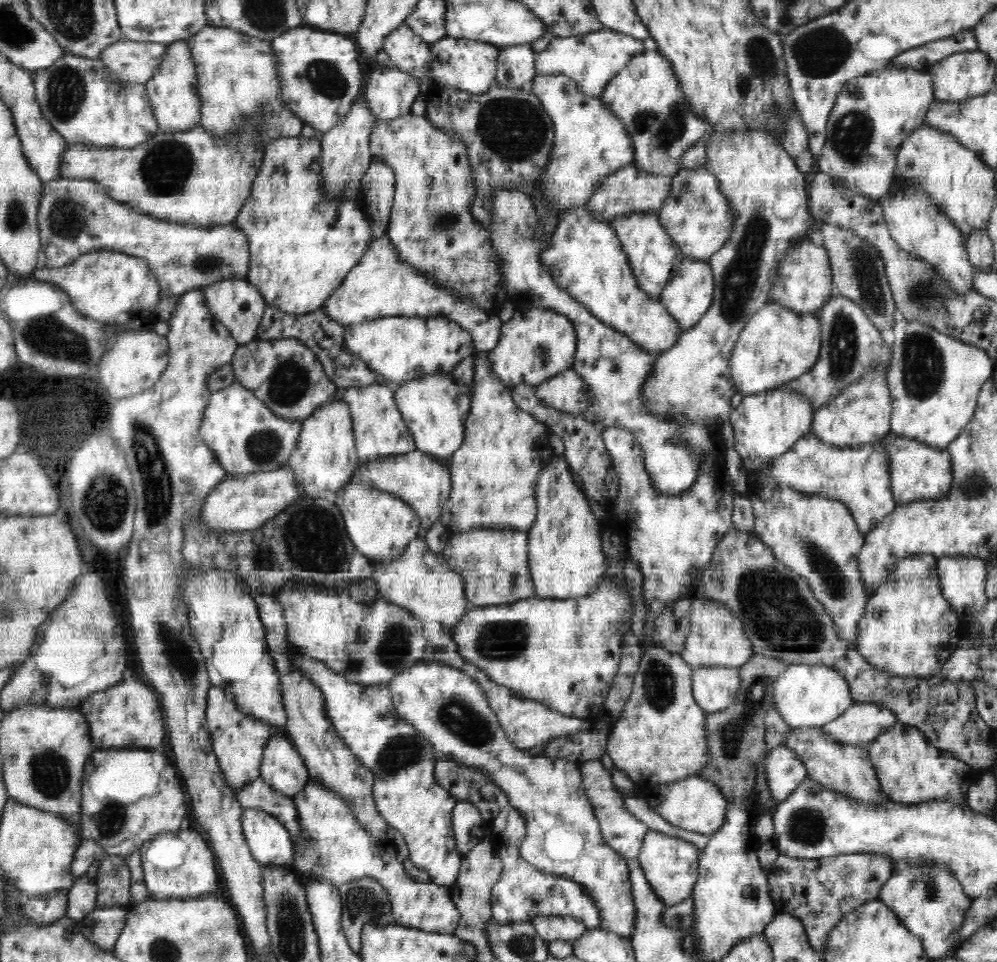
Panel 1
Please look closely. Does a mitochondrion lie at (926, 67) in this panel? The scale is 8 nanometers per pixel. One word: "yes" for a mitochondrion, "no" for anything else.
no

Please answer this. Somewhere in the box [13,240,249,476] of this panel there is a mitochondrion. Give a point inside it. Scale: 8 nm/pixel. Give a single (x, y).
(45, 333)

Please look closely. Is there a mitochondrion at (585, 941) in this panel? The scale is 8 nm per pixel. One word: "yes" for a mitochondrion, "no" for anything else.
no

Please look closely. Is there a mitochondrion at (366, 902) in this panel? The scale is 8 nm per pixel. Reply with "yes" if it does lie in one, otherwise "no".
yes

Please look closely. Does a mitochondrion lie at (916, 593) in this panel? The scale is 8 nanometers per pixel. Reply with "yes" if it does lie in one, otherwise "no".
no

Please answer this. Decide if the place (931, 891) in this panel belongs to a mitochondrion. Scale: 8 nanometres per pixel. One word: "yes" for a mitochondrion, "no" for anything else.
yes

